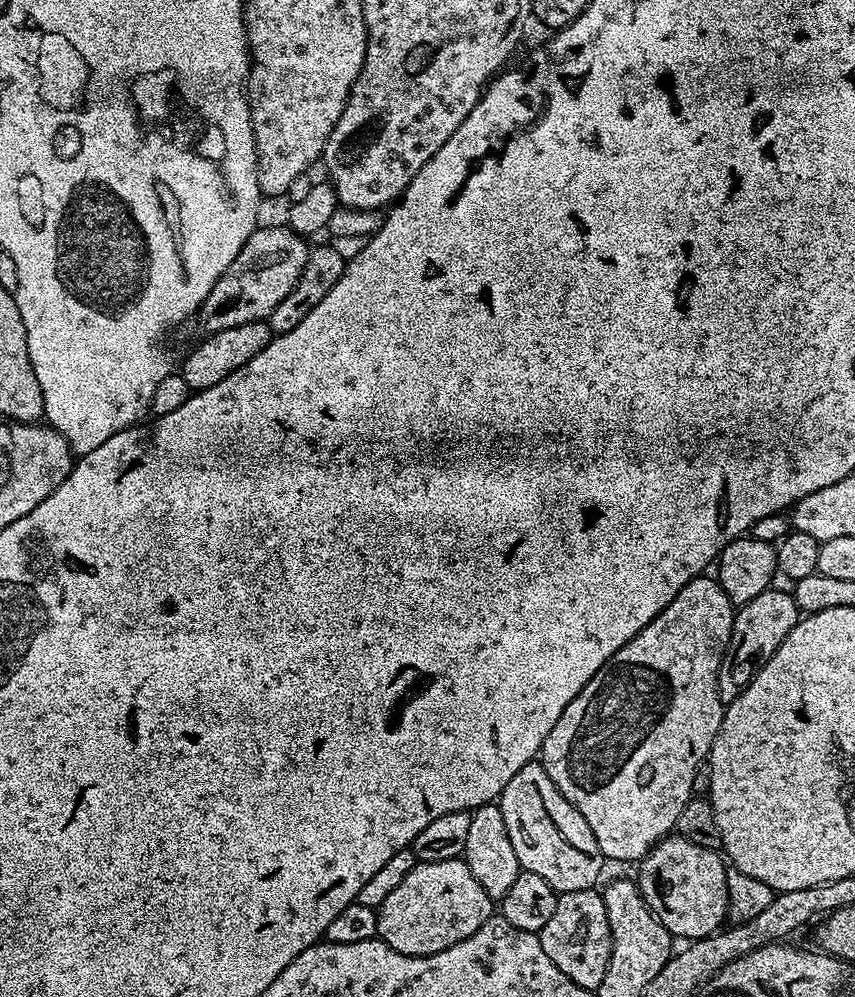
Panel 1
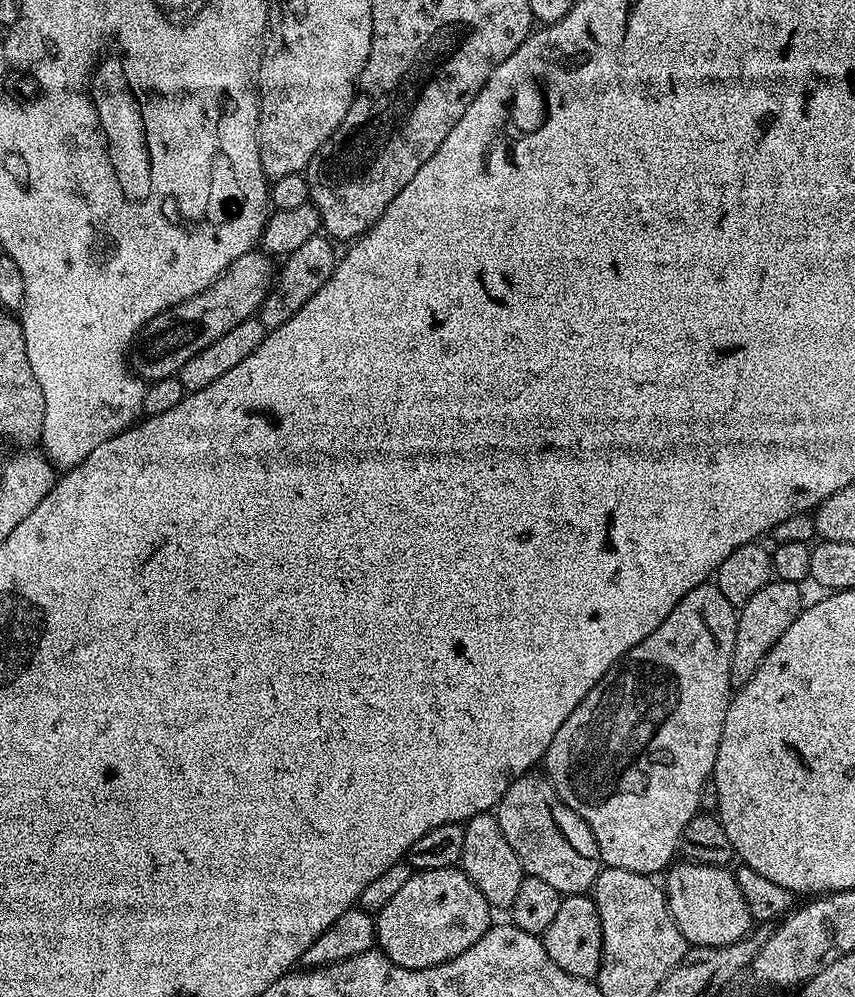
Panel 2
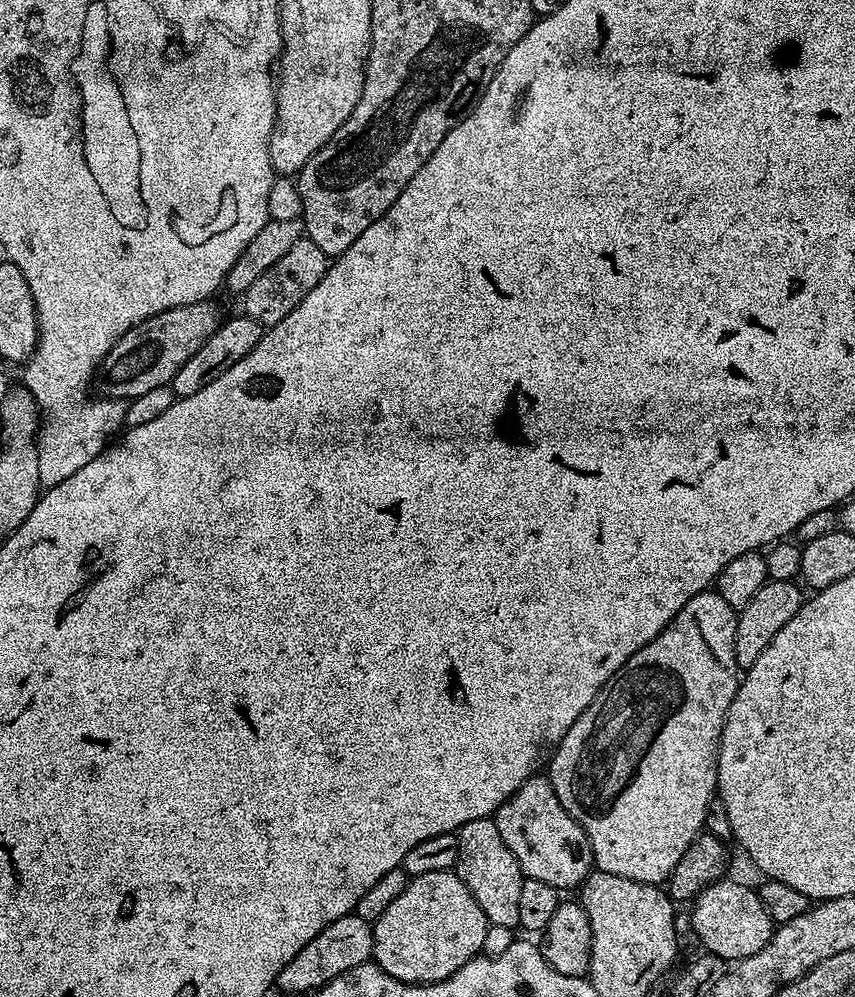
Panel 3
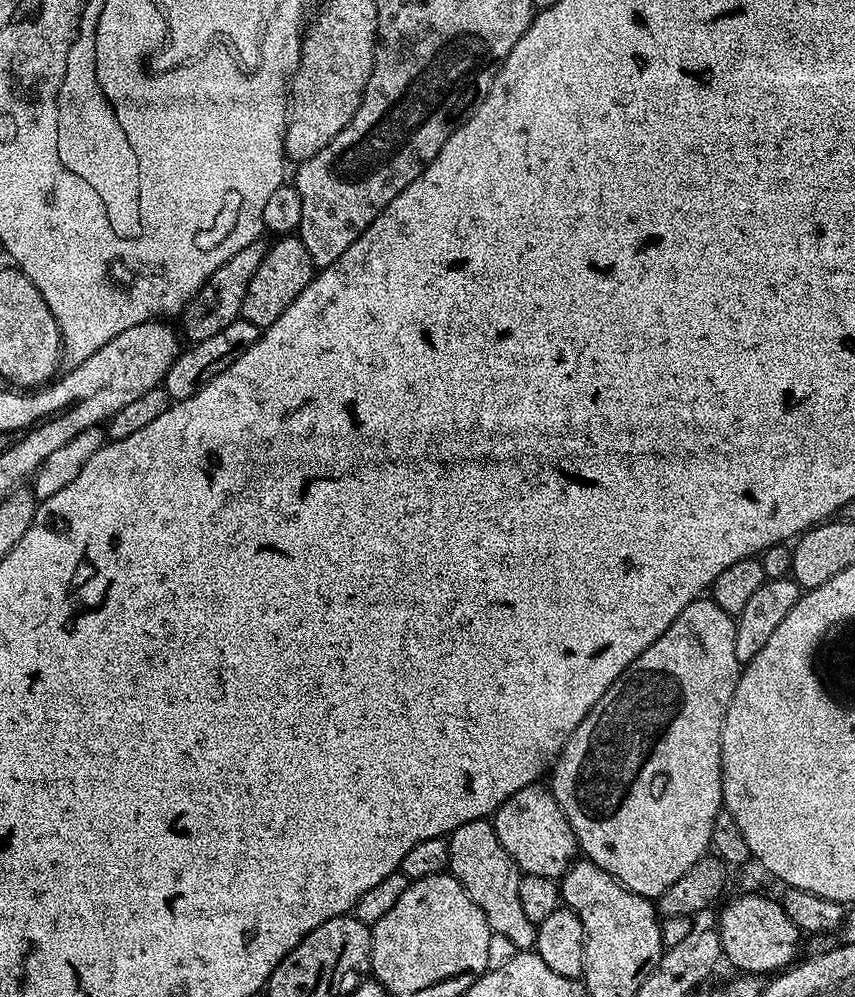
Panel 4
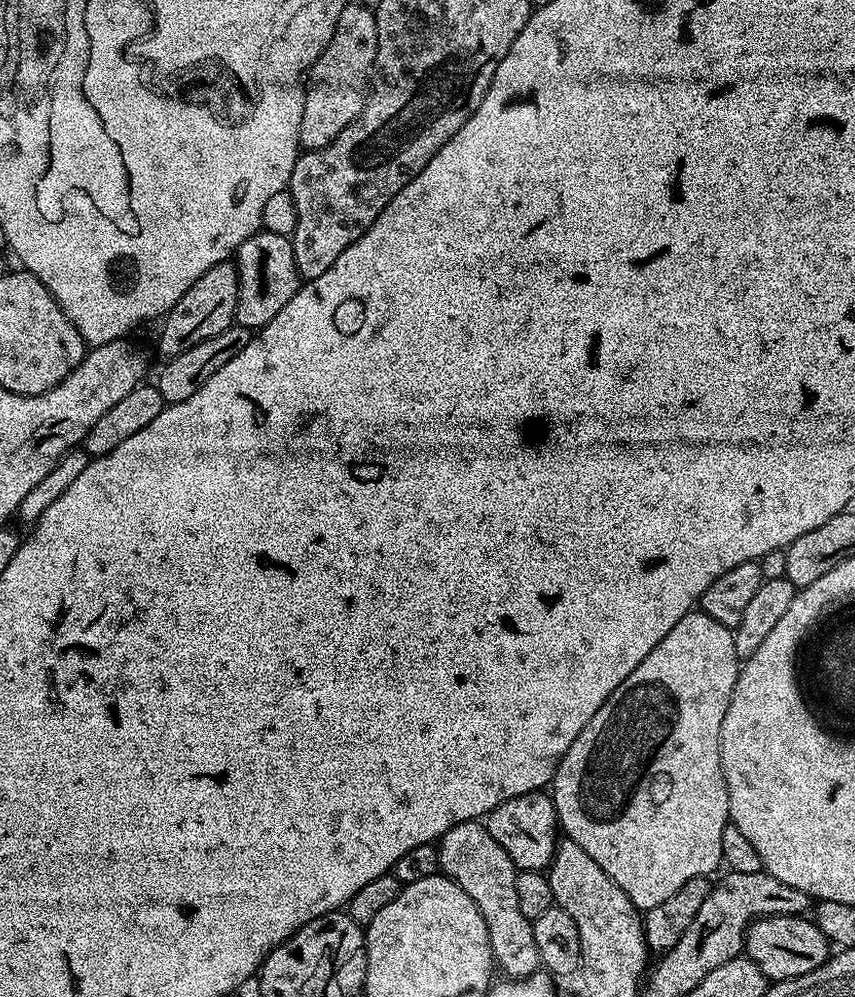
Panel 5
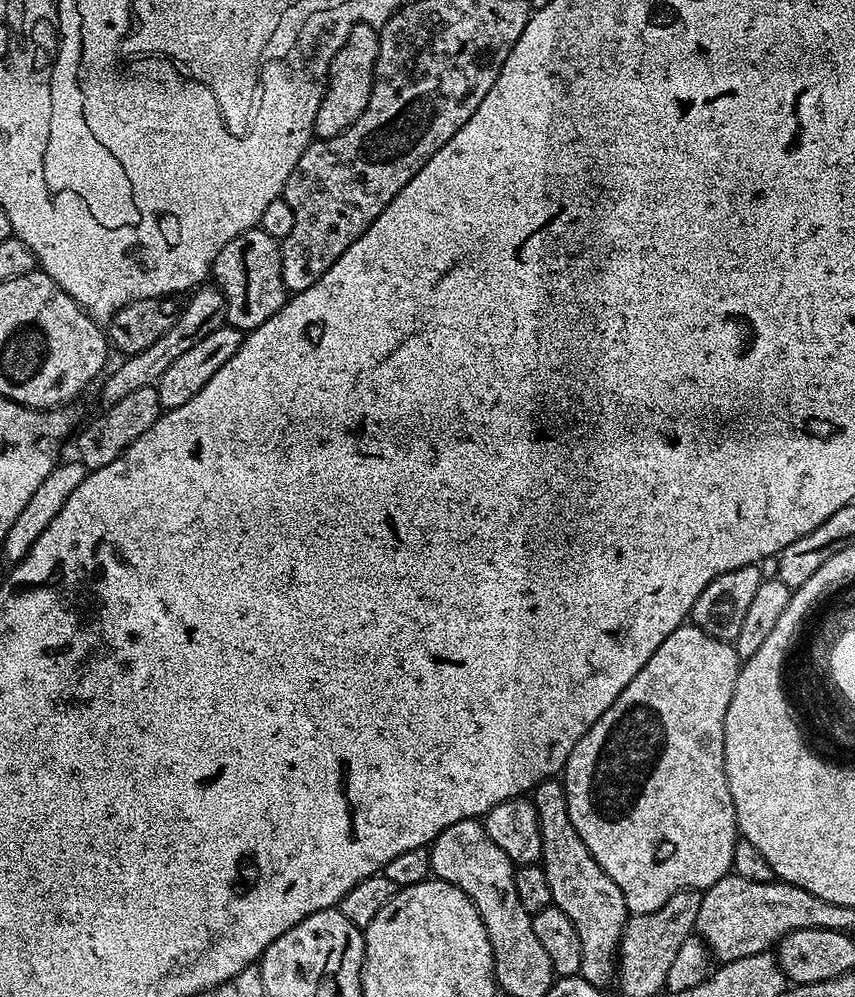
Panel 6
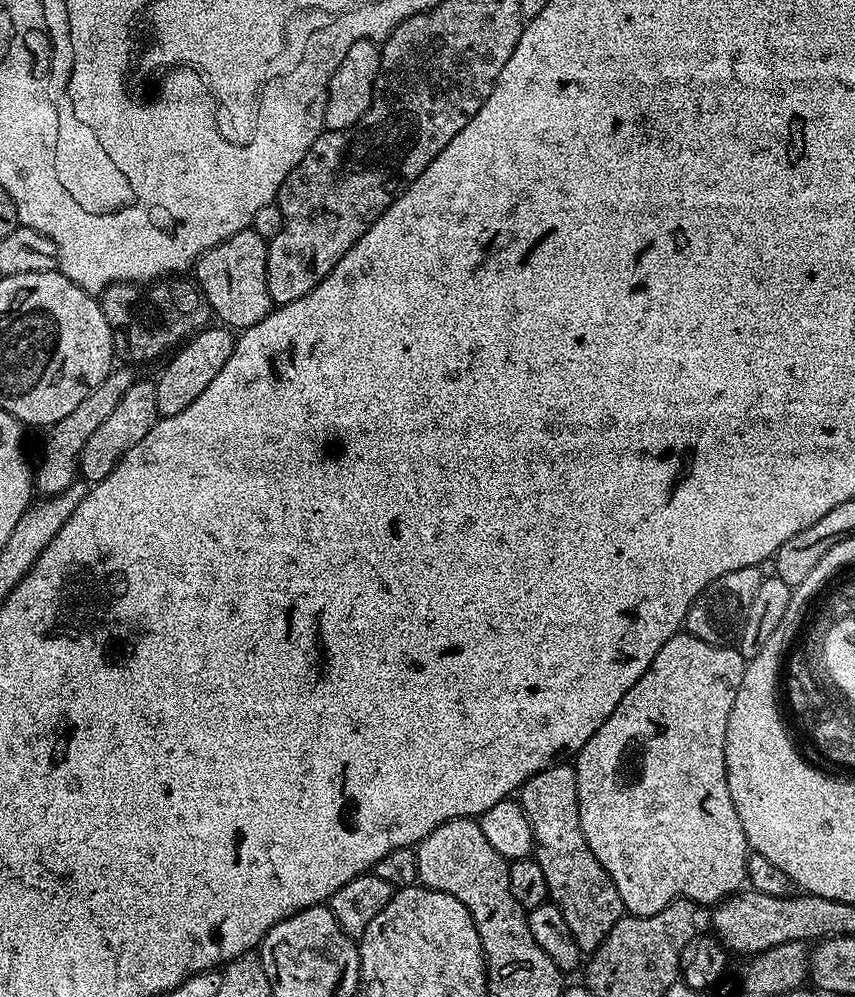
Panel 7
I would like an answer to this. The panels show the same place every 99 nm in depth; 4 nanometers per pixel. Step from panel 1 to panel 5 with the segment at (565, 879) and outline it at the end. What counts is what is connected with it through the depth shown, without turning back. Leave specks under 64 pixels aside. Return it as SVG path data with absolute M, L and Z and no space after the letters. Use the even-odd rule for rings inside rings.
M547 791L518 794L518 798L502 802L494 811L488 813L486 826L494 842L498 842L498 846L502 846L502 850L510 854L517 869L526 872L544 872L551 864L558 843L558 821L556 807Z

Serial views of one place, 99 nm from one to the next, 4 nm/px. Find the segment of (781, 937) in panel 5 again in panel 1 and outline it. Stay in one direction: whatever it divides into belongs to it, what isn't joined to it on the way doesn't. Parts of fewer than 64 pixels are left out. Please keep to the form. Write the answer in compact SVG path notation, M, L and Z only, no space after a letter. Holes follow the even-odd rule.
M669 834L659 840L648 852L643 860L639 861L640 896L646 902L646 906L666 926L666 930L674 938L685 936L685 941L701 940L704 936L711 936L713 932L721 931L728 914L728 887L726 878L729 869L726 860L717 849L703 848L678 834Z

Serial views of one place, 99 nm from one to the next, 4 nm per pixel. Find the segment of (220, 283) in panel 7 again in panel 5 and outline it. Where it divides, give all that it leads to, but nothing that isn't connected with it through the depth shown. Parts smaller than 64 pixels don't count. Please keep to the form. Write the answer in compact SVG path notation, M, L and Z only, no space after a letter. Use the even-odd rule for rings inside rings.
M263 230L253 231L246 242L234 253L236 265L236 285L238 286L238 306L235 323L249 330L259 330L266 326L294 298L302 283L300 271L294 262L291 239L282 234L270 234Z

